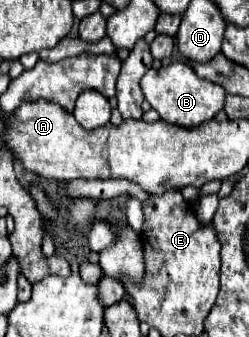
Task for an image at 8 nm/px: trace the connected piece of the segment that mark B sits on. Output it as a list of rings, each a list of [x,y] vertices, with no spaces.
[[[175,61],[161,69],[149,69],[141,79],[141,89],[147,103],[159,113],[159,117],[165,123],[187,127],[187,129],[197,127],[213,119],[219,111],[223,111],[225,95],[227,95],[225,89],[221,89],[221,85],[201,79],[189,63],[181,63],[181,61]]]

